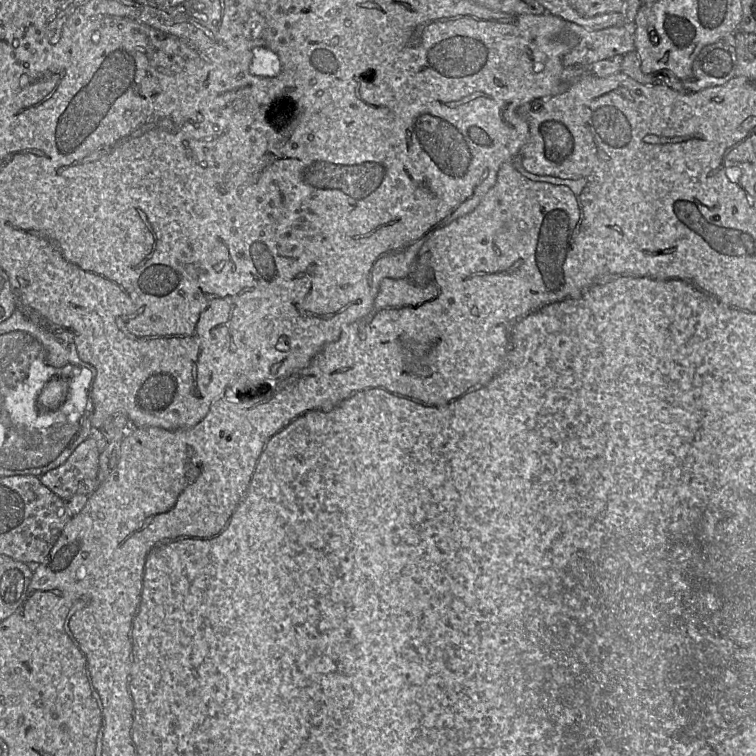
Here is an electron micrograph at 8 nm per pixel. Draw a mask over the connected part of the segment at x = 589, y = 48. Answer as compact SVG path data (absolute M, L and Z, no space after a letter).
M573 22L566 23L567 32L576 38L576 45L563 57L565 67L590 67L596 61L635 51L633 23L602 30L589 30Z

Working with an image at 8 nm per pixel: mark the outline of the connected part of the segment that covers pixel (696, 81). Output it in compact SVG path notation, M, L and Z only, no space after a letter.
M727 34L704 46L693 61L691 75L682 81L685 91L698 92L722 85L735 75L736 40Z

